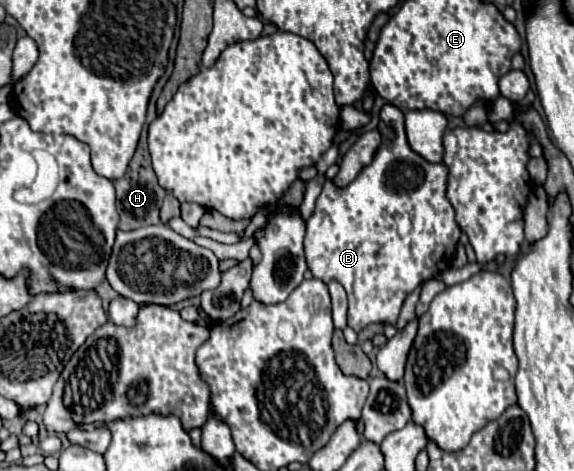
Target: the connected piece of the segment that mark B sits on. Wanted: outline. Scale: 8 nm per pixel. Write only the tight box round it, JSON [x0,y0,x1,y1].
[305,104,461,332]

